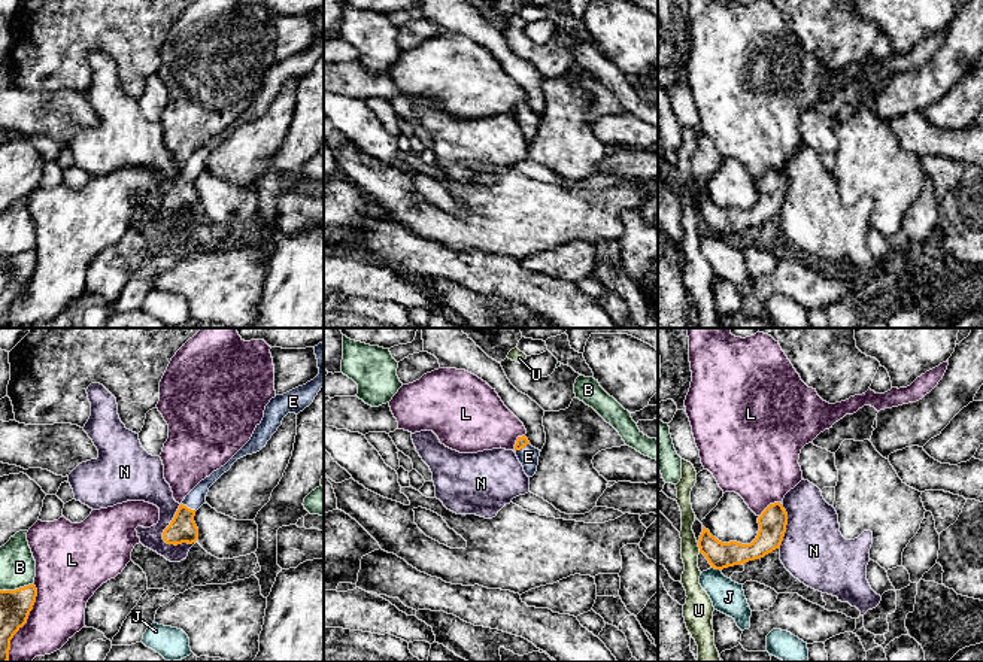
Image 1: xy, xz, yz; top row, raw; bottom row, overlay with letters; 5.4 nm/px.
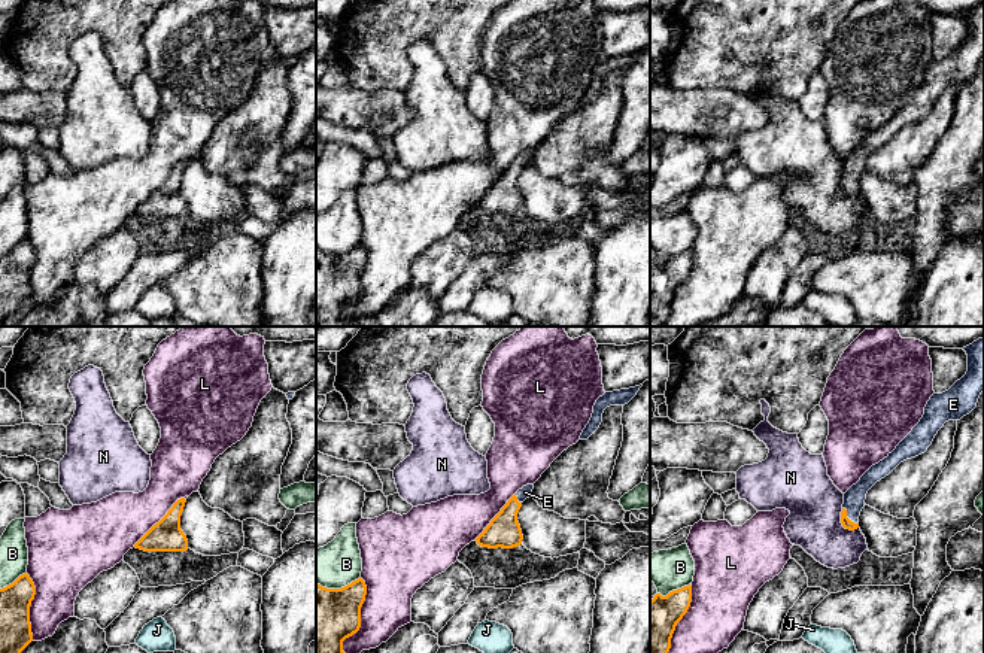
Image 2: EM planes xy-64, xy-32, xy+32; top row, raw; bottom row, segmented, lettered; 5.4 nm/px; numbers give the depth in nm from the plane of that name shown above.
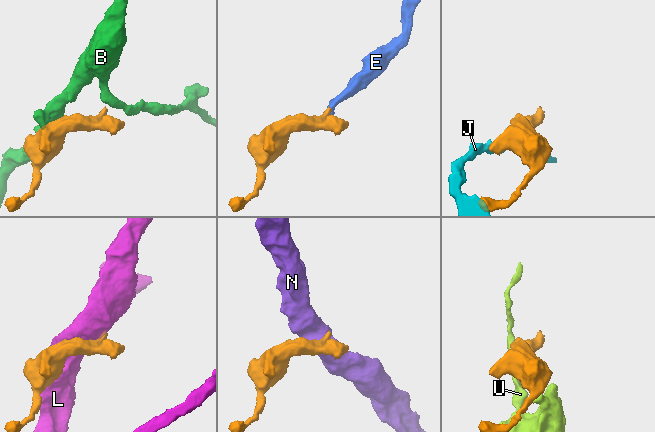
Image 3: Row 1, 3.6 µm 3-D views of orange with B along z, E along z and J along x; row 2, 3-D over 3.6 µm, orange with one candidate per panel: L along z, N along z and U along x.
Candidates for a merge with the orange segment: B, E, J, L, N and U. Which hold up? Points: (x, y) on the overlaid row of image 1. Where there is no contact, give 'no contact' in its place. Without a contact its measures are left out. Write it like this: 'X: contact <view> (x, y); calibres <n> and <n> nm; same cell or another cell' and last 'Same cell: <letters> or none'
B: contact xy (17, 589); calibres 170 and 190 nm; another cell
E: contact xy (190, 509); calibres 150 and 100 nm; same cell
J: contact yz (716, 568); calibres 140 and 180 nm; another cell
L: contact xy (26, 622); calibres 170 and 280 nm; another cell
N: contact xy (169, 525); calibres 150 and 180 nm; another cell
U: contact yz (698, 546); calibres 140 and 100 nm; another cell
Same cell: E

